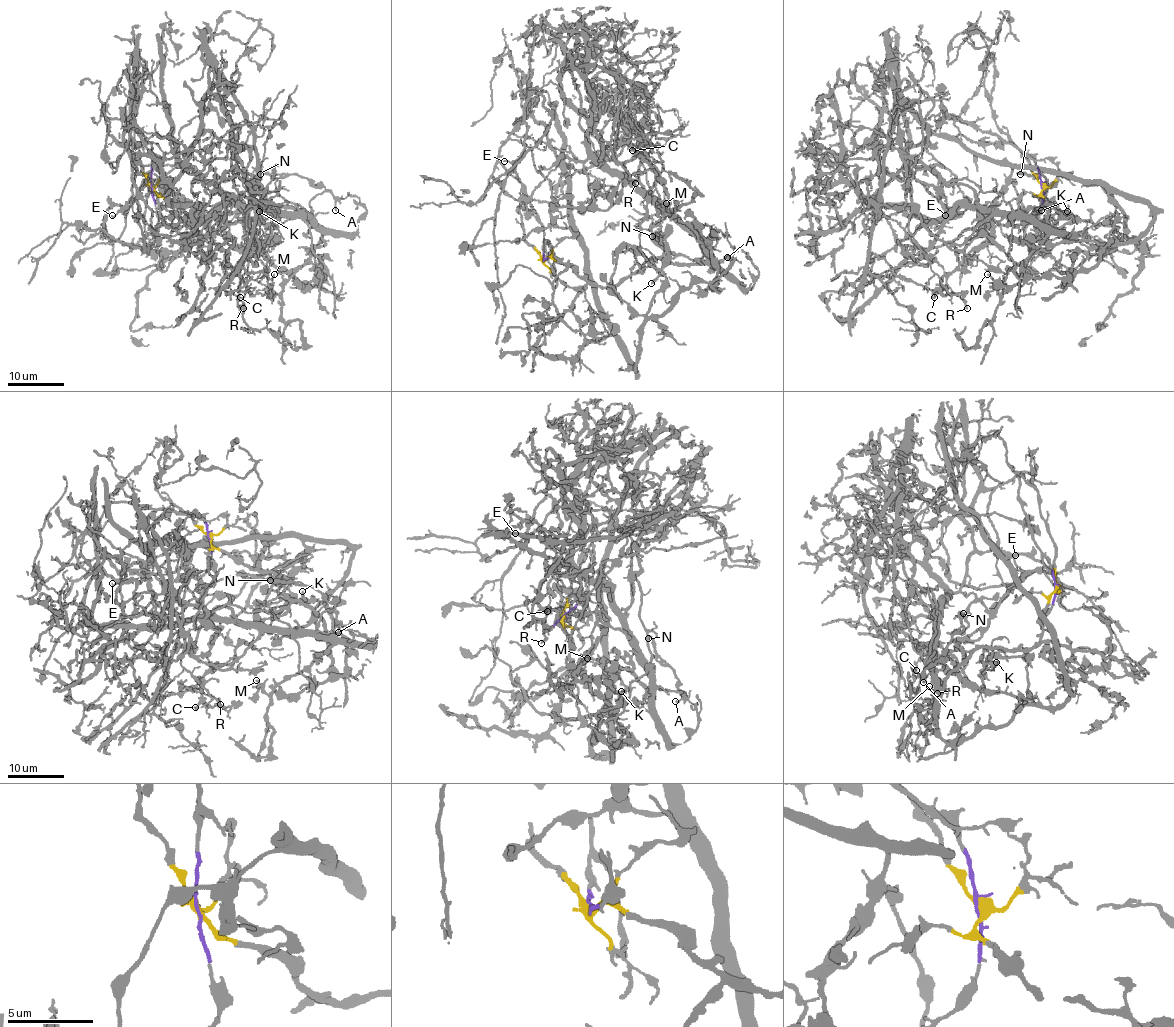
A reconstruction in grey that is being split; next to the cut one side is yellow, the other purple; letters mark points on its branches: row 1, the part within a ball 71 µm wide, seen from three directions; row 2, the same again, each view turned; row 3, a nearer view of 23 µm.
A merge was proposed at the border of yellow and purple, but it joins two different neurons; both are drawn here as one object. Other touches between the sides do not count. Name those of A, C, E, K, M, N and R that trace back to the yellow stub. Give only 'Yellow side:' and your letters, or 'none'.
Yellow side: A, C, K, M, N, R

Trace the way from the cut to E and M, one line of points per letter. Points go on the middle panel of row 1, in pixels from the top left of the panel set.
E: (543, 258), (543, 228), (523, 186), (499, 161), (499, 148), (523, 122), (525, 151), (510, 162), (503, 161)
M: (543, 258), (568, 264), (601, 286), (618, 286), (650, 259), (712, 264), (687, 223), (664, 211), (666, 203)

